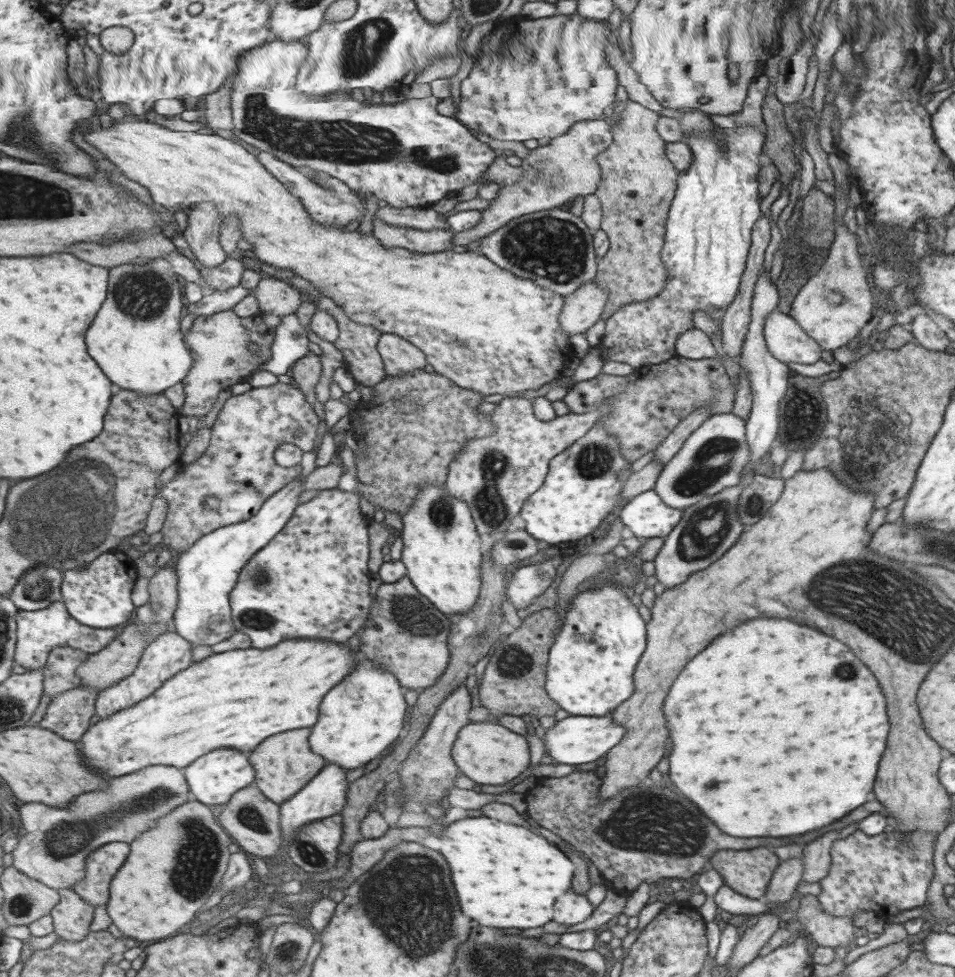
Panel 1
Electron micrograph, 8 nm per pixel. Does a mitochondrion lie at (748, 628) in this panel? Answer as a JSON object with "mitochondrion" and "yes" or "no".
{"mitochondrion":"no"}

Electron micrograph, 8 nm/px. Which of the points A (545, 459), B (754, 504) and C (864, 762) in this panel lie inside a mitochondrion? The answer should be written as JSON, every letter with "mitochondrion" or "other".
{"A":"other","B":"mitochondrion","C":"other"}

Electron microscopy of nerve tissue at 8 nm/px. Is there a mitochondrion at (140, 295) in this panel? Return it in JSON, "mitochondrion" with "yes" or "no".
{"mitochondrion":"yes"}

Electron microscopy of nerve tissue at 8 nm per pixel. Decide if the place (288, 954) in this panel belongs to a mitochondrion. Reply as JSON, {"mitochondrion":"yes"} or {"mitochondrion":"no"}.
{"mitochondrion":"yes"}

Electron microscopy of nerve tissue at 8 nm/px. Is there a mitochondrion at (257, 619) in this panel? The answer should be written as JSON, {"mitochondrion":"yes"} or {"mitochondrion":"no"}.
{"mitochondrion":"yes"}

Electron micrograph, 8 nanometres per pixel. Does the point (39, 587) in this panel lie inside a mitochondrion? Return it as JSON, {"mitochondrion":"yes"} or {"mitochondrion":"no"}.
{"mitochondrion":"yes"}

